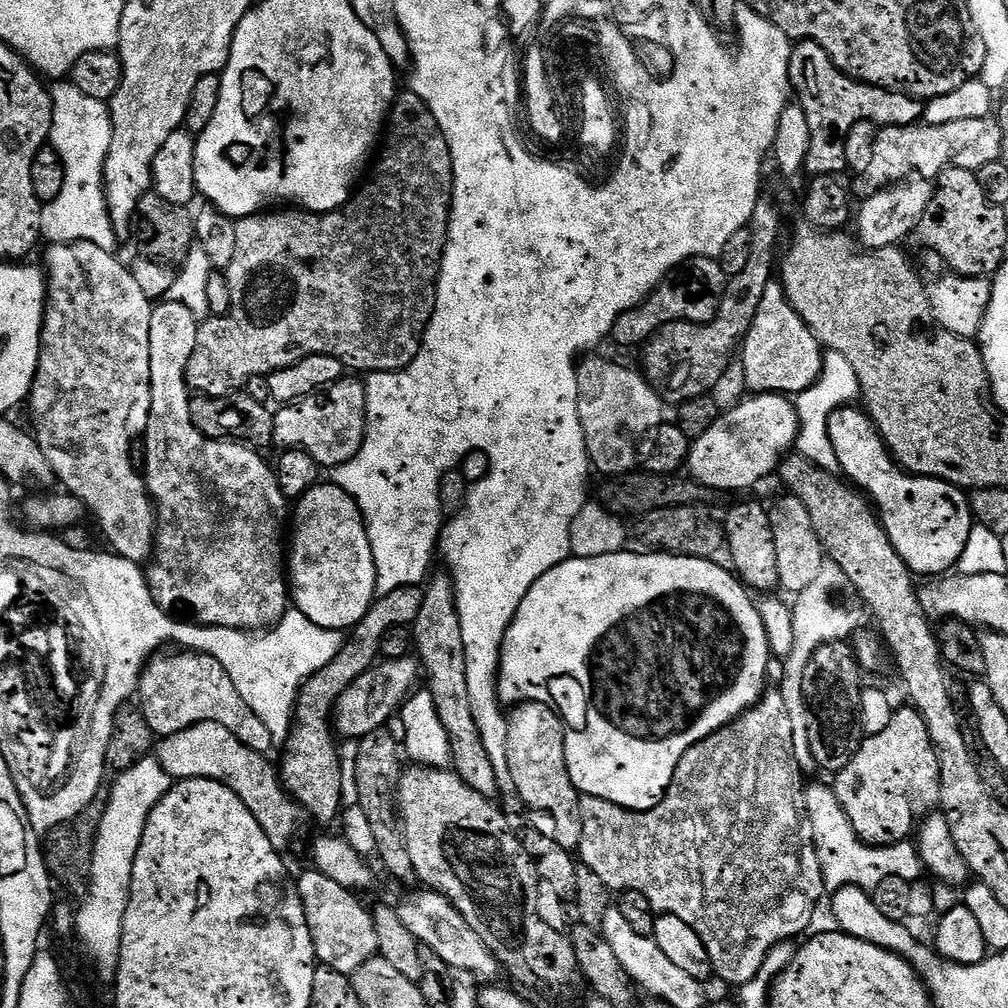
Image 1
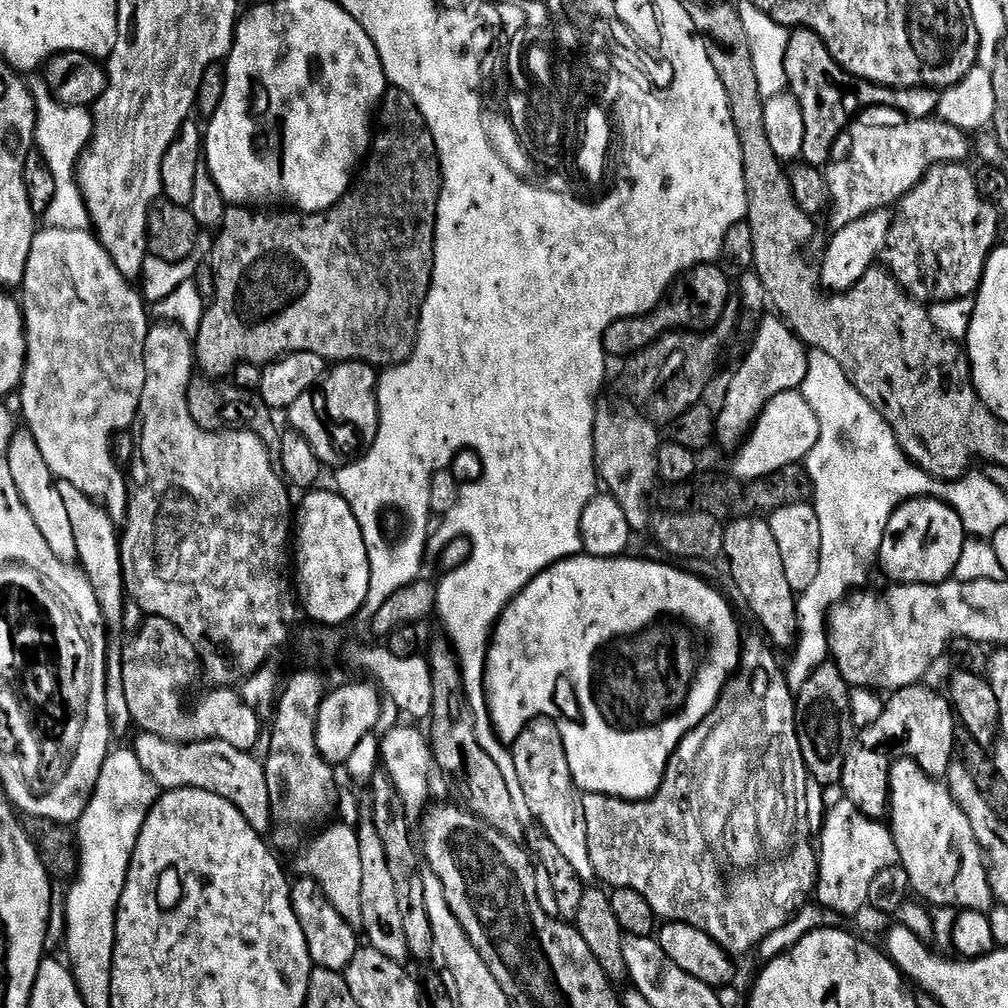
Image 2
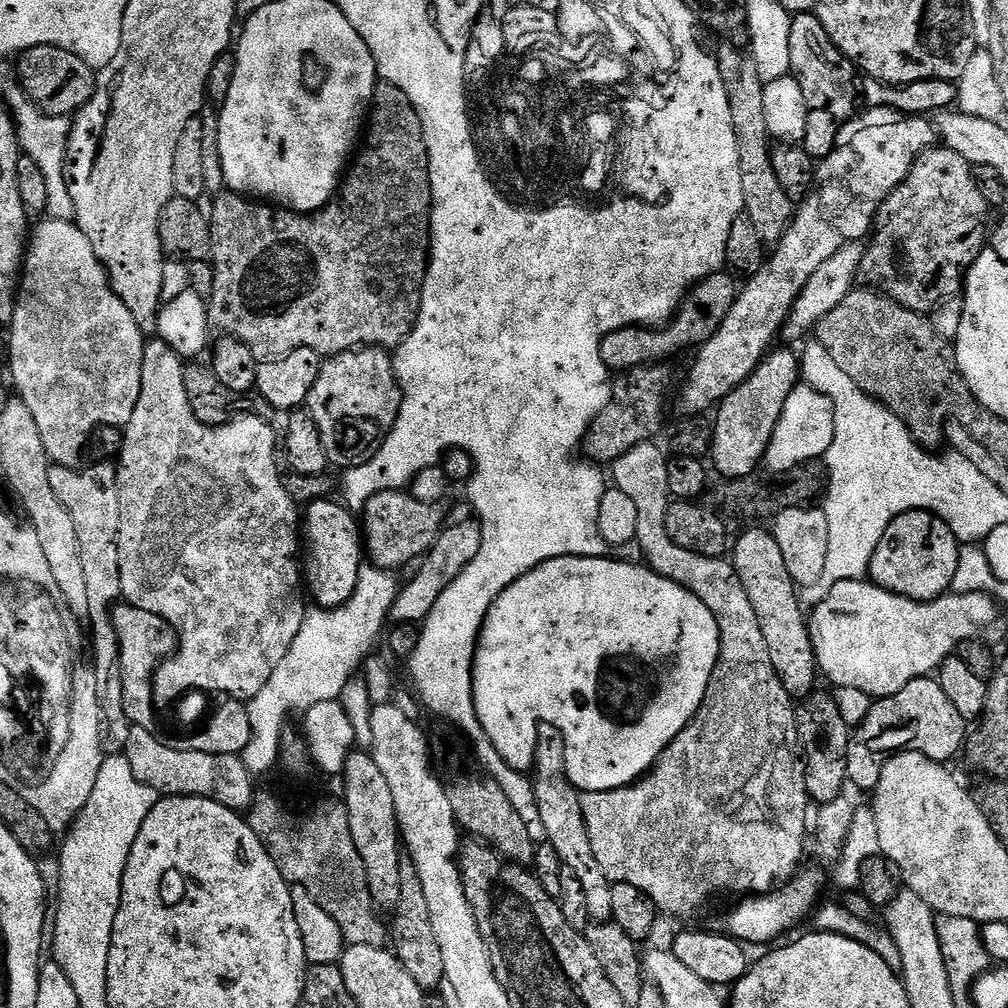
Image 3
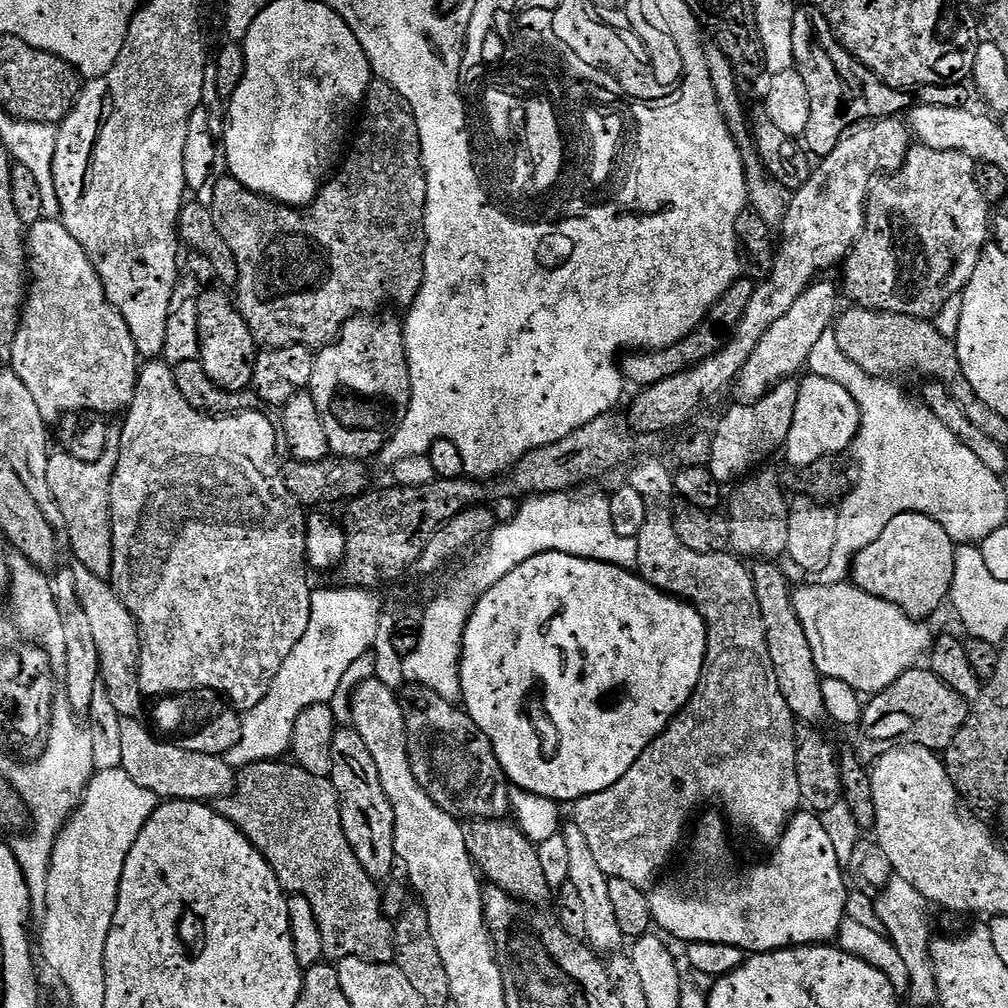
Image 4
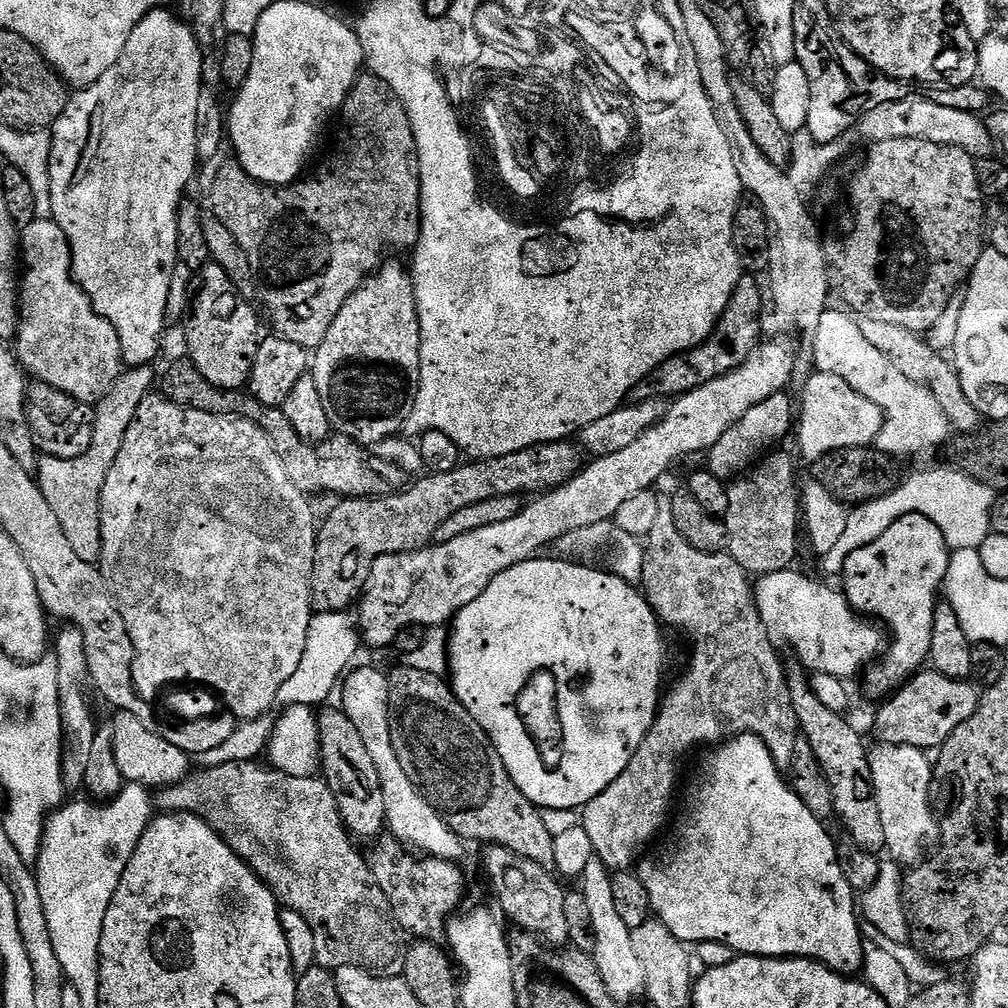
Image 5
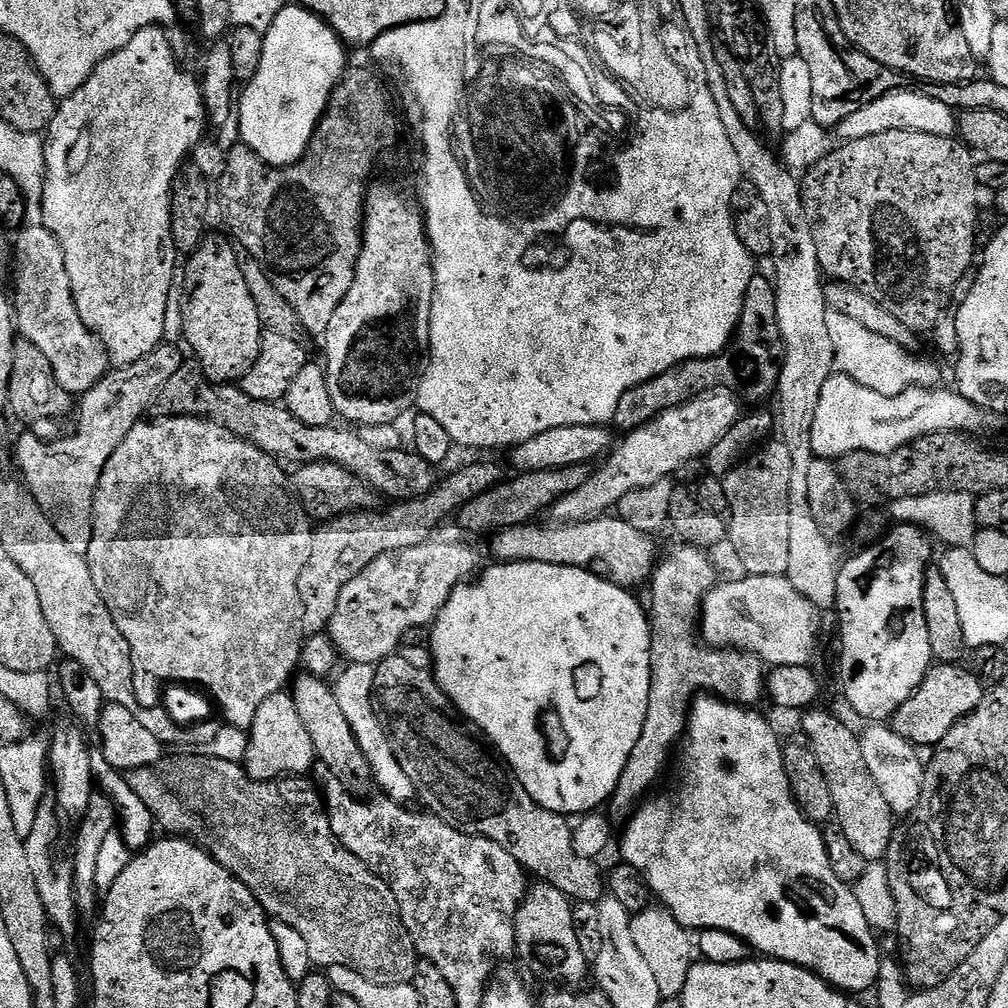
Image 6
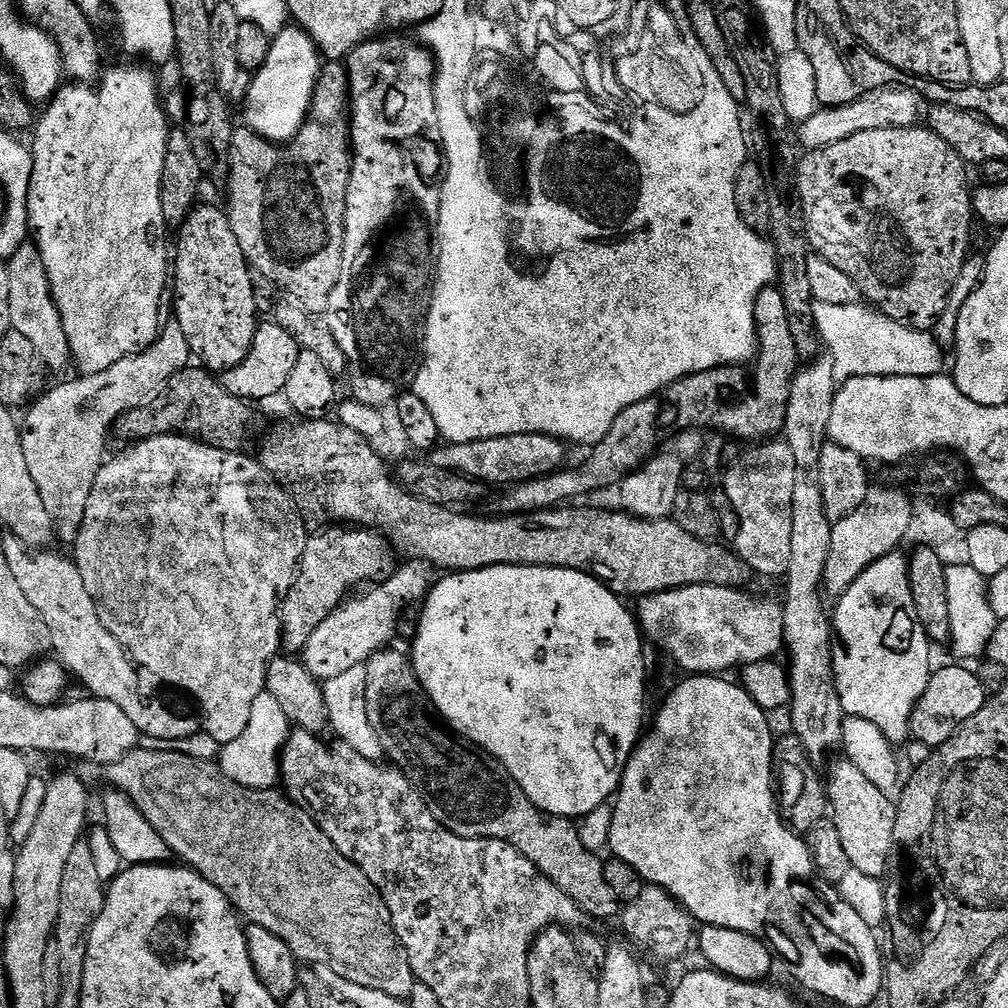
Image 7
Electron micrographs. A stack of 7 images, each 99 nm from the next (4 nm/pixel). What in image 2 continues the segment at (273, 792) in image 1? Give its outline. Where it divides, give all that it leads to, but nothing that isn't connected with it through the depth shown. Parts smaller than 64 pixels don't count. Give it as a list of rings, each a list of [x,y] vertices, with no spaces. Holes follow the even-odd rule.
[[[140,732],[137,737],[134,751],[138,762],[142,762],[142,768],[150,774],[150,778],[154,778],[154,782],[161,790],[197,788],[198,790],[206,790],[210,794],[218,794],[218,798],[226,798],[226,802],[230,802],[243,814],[246,822],[250,822],[254,831],[261,834],[273,831],[270,790],[266,790],[264,765],[259,759],[255,760],[255,755],[252,752],[243,752],[238,750],[238,746],[230,746],[230,742],[222,742],[221,740],[190,741],[183,744],[180,741],[168,741],[158,734],[150,734],[149,732]]]

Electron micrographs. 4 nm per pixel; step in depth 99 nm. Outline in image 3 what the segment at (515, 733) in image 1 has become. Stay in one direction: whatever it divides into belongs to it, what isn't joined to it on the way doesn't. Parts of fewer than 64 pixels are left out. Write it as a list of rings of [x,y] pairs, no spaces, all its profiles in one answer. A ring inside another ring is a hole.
[[[541,724],[536,729],[534,772],[532,780],[533,794],[536,795],[538,814],[542,818],[542,826],[546,826],[547,843],[552,844],[557,852],[561,865],[572,871],[574,878],[578,878],[580,887],[586,894],[588,908],[612,907],[612,888],[606,886],[602,870],[598,866],[598,858],[594,858],[594,850],[590,846],[590,834],[586,830],[586,822],[580,805],[581,793],[564,775],[564,759],[566,746],[564,736],[554,726]]]

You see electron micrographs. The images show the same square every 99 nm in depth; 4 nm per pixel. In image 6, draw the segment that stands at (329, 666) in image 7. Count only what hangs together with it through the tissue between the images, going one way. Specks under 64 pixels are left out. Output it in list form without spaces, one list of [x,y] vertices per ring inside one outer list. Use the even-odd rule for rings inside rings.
[[[429,542],[426,544],[419,544],[418,546],[403,548],[397,552],[387,552],[381,556],[376,556],[374,562],[370,562],[370,566],[366,566],[366,570],[362,570],[350,582],[346,582],[346,586],[342,586],[342,594],[338,598],[338,606],[334,606],[334,614],[328,623],[326,635],[328,639],[331,640],[333,647],[336,648],[337,653],[339,653],[343,659],[345,656],[345,661],[347,661],[348,664],[371,664],[373,666],[381,664],[388,656],[397,655],[398,649],[404,643],[406,630],[410,630],[411,628],[427,629],[429,625],[435,621],[437,614],[440,613],[442,606],[450,598],[450,594],[453,590],[455,590],[459,584],[465,583],[469,578],[477,575],[478,569],[481,567],[481,564],[479,564],[479,550],[476,548],[467,548],[464,544],[435,544],[435,542]]]

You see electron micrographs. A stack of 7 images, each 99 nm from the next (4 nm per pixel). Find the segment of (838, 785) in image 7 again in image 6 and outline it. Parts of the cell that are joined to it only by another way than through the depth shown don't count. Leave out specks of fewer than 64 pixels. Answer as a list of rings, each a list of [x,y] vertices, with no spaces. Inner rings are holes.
[[[808,710],[803,713],[803,735],[818,762],[818,770],[826,778],[826,786],[832,799],[832,811],[838,830],[866,862],[880,862],[888,855],[888,847],[894,831],[892,807],[882,798],[872,775],[862,762],[862,750],[857,733],[851,732],[842,721],[828,712]]]

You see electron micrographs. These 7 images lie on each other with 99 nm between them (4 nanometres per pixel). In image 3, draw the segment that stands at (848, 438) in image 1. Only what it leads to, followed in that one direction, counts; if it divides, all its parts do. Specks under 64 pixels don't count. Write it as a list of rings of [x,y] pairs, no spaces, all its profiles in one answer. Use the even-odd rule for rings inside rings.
[[[907,512],[894,518],[894,522],[886,526],[886,534],[882,534],[882,542],[878,542],[874,550],[874,558],[868,567],[868,576],[871,583],[899,596],[905,596],[911,600],[937,600],[939,596],[945,595],[951,589],[952,579],[955,571],[958,570],[961,547],[961,542],[956,539],[950,526],[942,518],[932,512]]]

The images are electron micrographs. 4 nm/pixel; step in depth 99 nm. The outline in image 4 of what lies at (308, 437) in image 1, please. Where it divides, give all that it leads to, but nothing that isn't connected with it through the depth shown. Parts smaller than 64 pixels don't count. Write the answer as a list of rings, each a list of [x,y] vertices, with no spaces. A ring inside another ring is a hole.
[[[353,316],[345,322],[339,336],[323,345],[314,356],[310,394],[324,423],[328,451],[336,458],[364,462],[367,456],[375,452],[377,455],[389,435],[396,399],[407,397],[410,391],[401,325],[378,317]]]

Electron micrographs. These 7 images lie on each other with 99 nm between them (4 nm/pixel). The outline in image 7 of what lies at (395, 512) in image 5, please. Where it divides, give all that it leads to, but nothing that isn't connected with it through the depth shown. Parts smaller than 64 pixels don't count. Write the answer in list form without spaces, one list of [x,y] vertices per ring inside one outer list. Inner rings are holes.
[[[332,526],[317,532],[320,532],[317,536],[315,533],[308,537],[296,573],[296,581],[292,583],[292,588],[280,608],[280,642],[283,651],[288,654],[303,653],[306,642],[310,642],[310,634],[314,634],[314,630],[318,630],[318,626],[322,626],[322,622],[330,618],[333,610],[344,603],[349,593],[373,582],[389,580],[394,571],[394,563],[392,564],[394,549],[380,533],[357,530],[352,526]]]

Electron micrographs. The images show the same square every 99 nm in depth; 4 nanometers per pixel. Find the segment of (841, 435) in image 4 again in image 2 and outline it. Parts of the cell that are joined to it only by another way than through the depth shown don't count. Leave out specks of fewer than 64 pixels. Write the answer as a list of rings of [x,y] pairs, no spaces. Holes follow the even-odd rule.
[[[800,390],[778,394],[778,398],[770,401],[766,410],[762,410],[744,443],[735,449],[731,475],[737,480],[760,480],[786,466],[800,464],[808,457],[810,450],[814,450],[819,433],[818,418]]]

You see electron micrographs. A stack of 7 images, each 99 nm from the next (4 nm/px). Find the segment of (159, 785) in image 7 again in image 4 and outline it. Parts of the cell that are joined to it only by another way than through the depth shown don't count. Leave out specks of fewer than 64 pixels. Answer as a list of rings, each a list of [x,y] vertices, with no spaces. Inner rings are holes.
[[[263,760],[243,769],[239,773],[235,792],[223,801],[223,815],[260,851],[285,893],[301,896],[310,902],[310,910],[314,910],[324,943],[324,956],[329,961],[339,962],[353,956],[375,964],[393,963],[396,955],[392,941],[394,924],[391,919],[384,920],[380,913],[382,892],[376,889],[377,881],[358,862],[346,838],[340,817],[340,797],[336,795],[335,786],[331,779],[310,774],[295,763],[284,763]]]

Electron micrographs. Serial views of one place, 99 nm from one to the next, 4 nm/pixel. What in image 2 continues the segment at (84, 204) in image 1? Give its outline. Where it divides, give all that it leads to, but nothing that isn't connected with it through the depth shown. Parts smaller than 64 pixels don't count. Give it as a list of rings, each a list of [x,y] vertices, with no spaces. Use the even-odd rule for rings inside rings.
[[[43,79],[31,81],[32,97],[36,99],[36,143],[35,147],[42,154],[50,174],[54,174],[54,186],[59,203],[81,203],[80,184],[76,180],[76,170],[80,167],[80,157],[92,140],[92,113],[88,108],[66,106],[52,97],[48,85]]]

